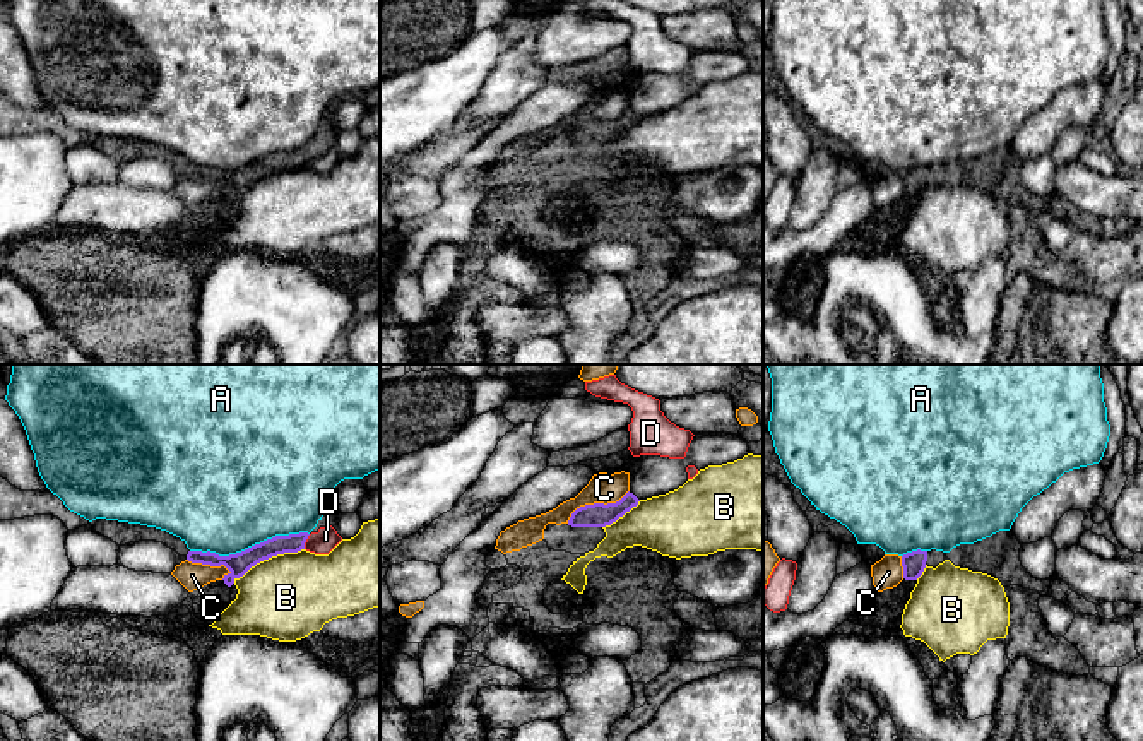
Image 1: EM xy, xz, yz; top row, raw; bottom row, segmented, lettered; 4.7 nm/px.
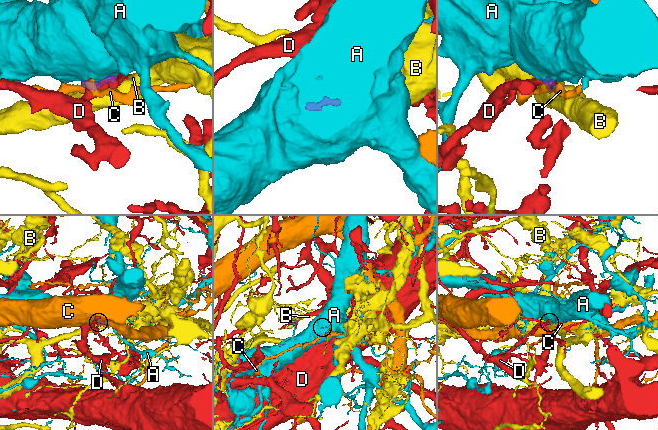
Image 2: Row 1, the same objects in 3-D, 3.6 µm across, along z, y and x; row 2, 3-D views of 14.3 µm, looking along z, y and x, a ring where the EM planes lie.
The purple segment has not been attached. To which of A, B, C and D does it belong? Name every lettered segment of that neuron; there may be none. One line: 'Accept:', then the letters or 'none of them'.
Accept: none of them

